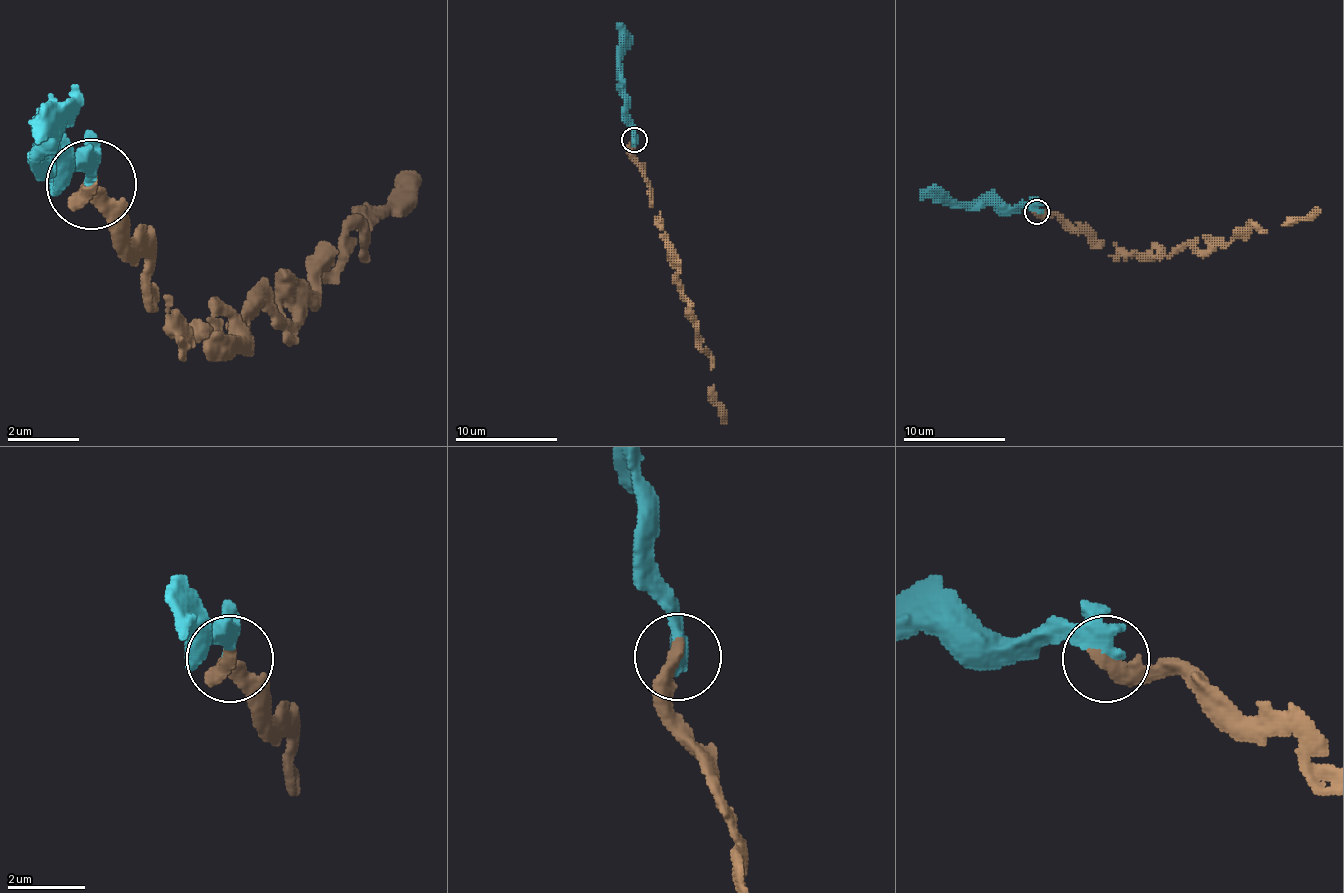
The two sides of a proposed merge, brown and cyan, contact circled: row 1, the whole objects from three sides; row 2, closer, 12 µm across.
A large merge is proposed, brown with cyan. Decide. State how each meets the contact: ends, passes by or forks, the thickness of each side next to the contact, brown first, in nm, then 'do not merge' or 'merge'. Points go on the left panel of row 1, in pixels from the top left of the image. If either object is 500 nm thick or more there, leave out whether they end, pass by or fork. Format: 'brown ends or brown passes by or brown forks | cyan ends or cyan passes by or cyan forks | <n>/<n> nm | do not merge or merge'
brown ends | cyan passes by | 440/360 nm | merge

